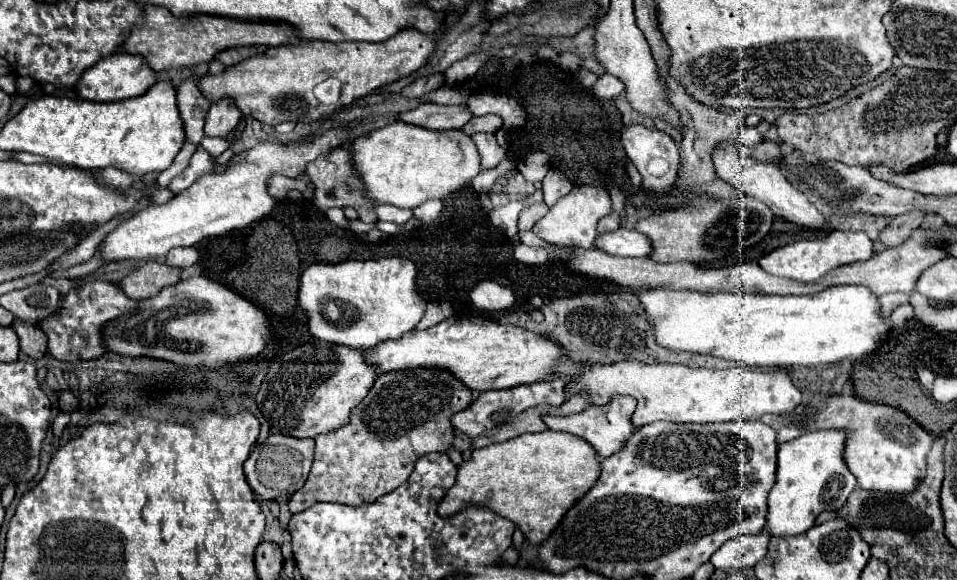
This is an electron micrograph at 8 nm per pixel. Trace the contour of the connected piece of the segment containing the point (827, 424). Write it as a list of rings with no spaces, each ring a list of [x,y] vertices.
[[[815,395],[809,407],[811,423],[807,429],[843,429],[847,433],[845,463],[857,477],[857,483],[865,491],[881,493],[909,493],[917,483],[925,479],[927,453],[933,445],[933,435],[919,423],[907,417],[901,409],[867,403],[855,395]]]

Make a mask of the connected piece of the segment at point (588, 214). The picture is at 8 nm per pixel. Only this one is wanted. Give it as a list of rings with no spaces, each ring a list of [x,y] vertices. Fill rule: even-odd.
[[[575,185],[569,195],[561,197],[549,209],[549,213],[535,223],[533,233],[547,243],[561,243],[561,245],[575,245],[581,249],[589,249],[595,243],[597,221],[609,213],[611,213],[611,197],[609,197],[609,191],[605,187]]]

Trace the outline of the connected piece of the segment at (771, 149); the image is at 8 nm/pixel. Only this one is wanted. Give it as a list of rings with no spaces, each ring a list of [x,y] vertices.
[[[763,141],[757,149],[749,149],[745,145],[739,145],[749,157],[753,157],[755,161],[763,161],[763,163],[769,163],[769,161],[777,161],[781,159],[781,151],[779,151],[779,145],[777,143],[767,143]]]

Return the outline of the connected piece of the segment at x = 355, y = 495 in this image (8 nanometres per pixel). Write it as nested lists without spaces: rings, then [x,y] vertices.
[[[417,367],[417,371],[389,371],[389,375],[379,375],[369,395],[351,411],[351,421],[331,433],[315,437],[315,459],[305,485],[295,491],[289,499],[291,513],[301,513],[315,501],[337,501],[345,505],[361,505],[373,501],[393,489],[397,489],[411,475],[413,465],[421,455],[431,451],[449,451],[453,439],[453,427],[445,431],[445,423],[451,423],[451,415],[469,407],[473,401],[473,391],[459,383],[455,375],[441,369]]]

